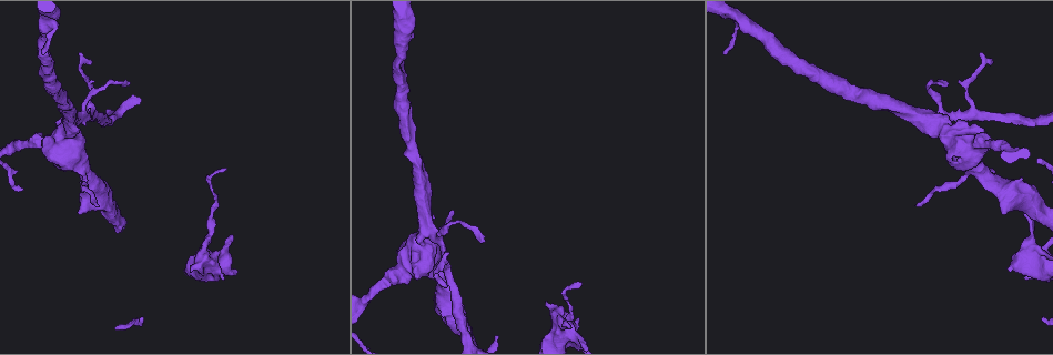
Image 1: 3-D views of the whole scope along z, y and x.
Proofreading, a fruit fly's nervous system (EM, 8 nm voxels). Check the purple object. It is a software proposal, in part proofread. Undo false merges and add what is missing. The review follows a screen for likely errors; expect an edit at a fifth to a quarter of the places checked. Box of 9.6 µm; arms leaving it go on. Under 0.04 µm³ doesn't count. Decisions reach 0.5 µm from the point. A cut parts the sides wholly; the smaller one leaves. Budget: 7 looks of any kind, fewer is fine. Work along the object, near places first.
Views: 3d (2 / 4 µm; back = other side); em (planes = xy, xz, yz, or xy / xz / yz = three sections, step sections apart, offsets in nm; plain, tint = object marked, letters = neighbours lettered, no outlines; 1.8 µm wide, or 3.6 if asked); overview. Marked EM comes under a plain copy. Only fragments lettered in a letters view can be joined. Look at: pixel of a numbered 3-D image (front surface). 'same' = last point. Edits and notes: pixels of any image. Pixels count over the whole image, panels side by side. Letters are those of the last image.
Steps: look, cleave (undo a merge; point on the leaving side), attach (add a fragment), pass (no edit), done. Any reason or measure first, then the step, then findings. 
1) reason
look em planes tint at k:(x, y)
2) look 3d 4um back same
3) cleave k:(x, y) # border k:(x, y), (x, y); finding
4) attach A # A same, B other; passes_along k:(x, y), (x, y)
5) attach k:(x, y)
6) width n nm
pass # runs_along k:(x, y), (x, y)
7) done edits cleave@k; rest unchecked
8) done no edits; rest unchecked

an open end
look em xy step 16 letters at 1:(1025, 279)

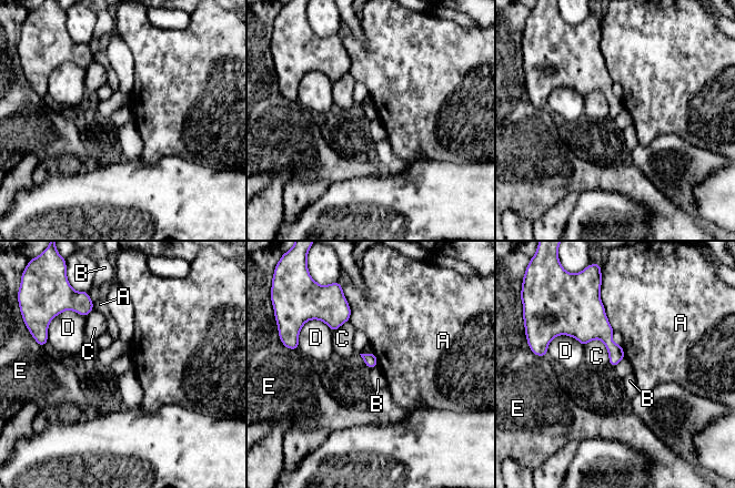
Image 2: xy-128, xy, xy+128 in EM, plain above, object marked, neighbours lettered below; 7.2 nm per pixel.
cut it another way
look em planes letters same

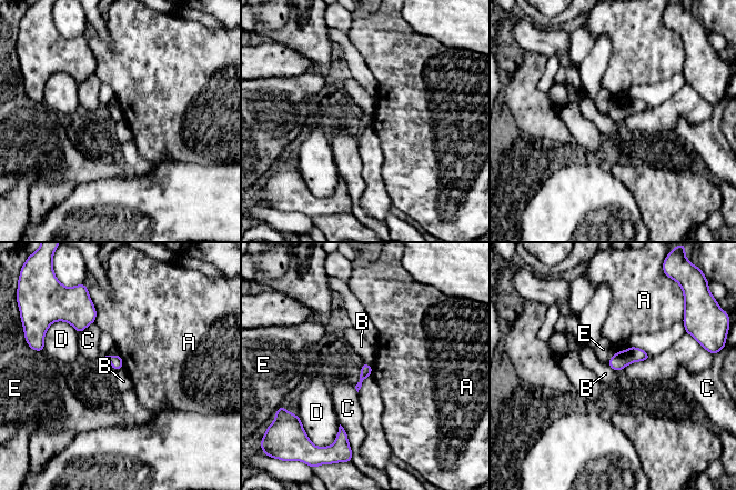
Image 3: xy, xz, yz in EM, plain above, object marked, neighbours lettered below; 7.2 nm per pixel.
pass # A other, B other, C other, D other, E other; border 3:(607, 363), (615, 371); none of them fits

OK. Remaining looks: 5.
branch point
look em yz step 8 letters at 1:(935, 129)

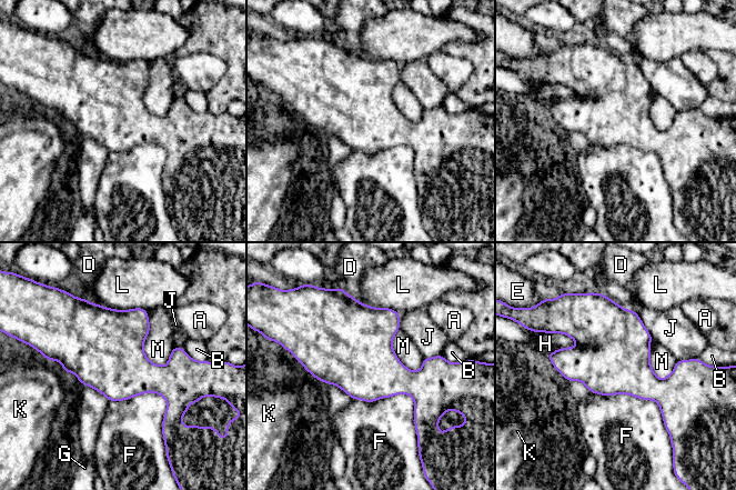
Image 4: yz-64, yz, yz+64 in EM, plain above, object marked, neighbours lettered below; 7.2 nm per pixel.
longest_contact F 500 nm
pass # A other, B other, D other, E other, F other, G other, H other, J other, K other, L other, M other; continuous, no second neuron

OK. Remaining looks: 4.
an open end
look 3d 4um back at 1:(1002, 214)

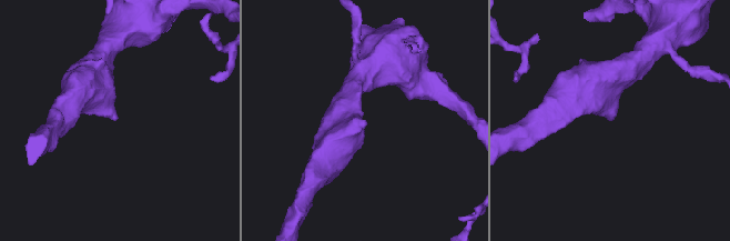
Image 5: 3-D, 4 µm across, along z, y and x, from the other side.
need the tissue
look em planes letters at 5:(114, 117)

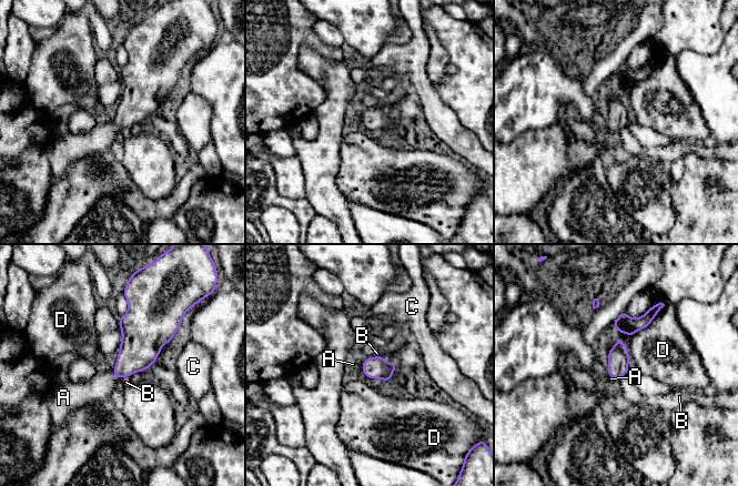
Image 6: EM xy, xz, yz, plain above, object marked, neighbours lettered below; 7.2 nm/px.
longest_contact D 340 nm
attach A # A same, B other, C other, D other; it goes on there

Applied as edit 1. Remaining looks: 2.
done edits attach@6; rest unchecked

